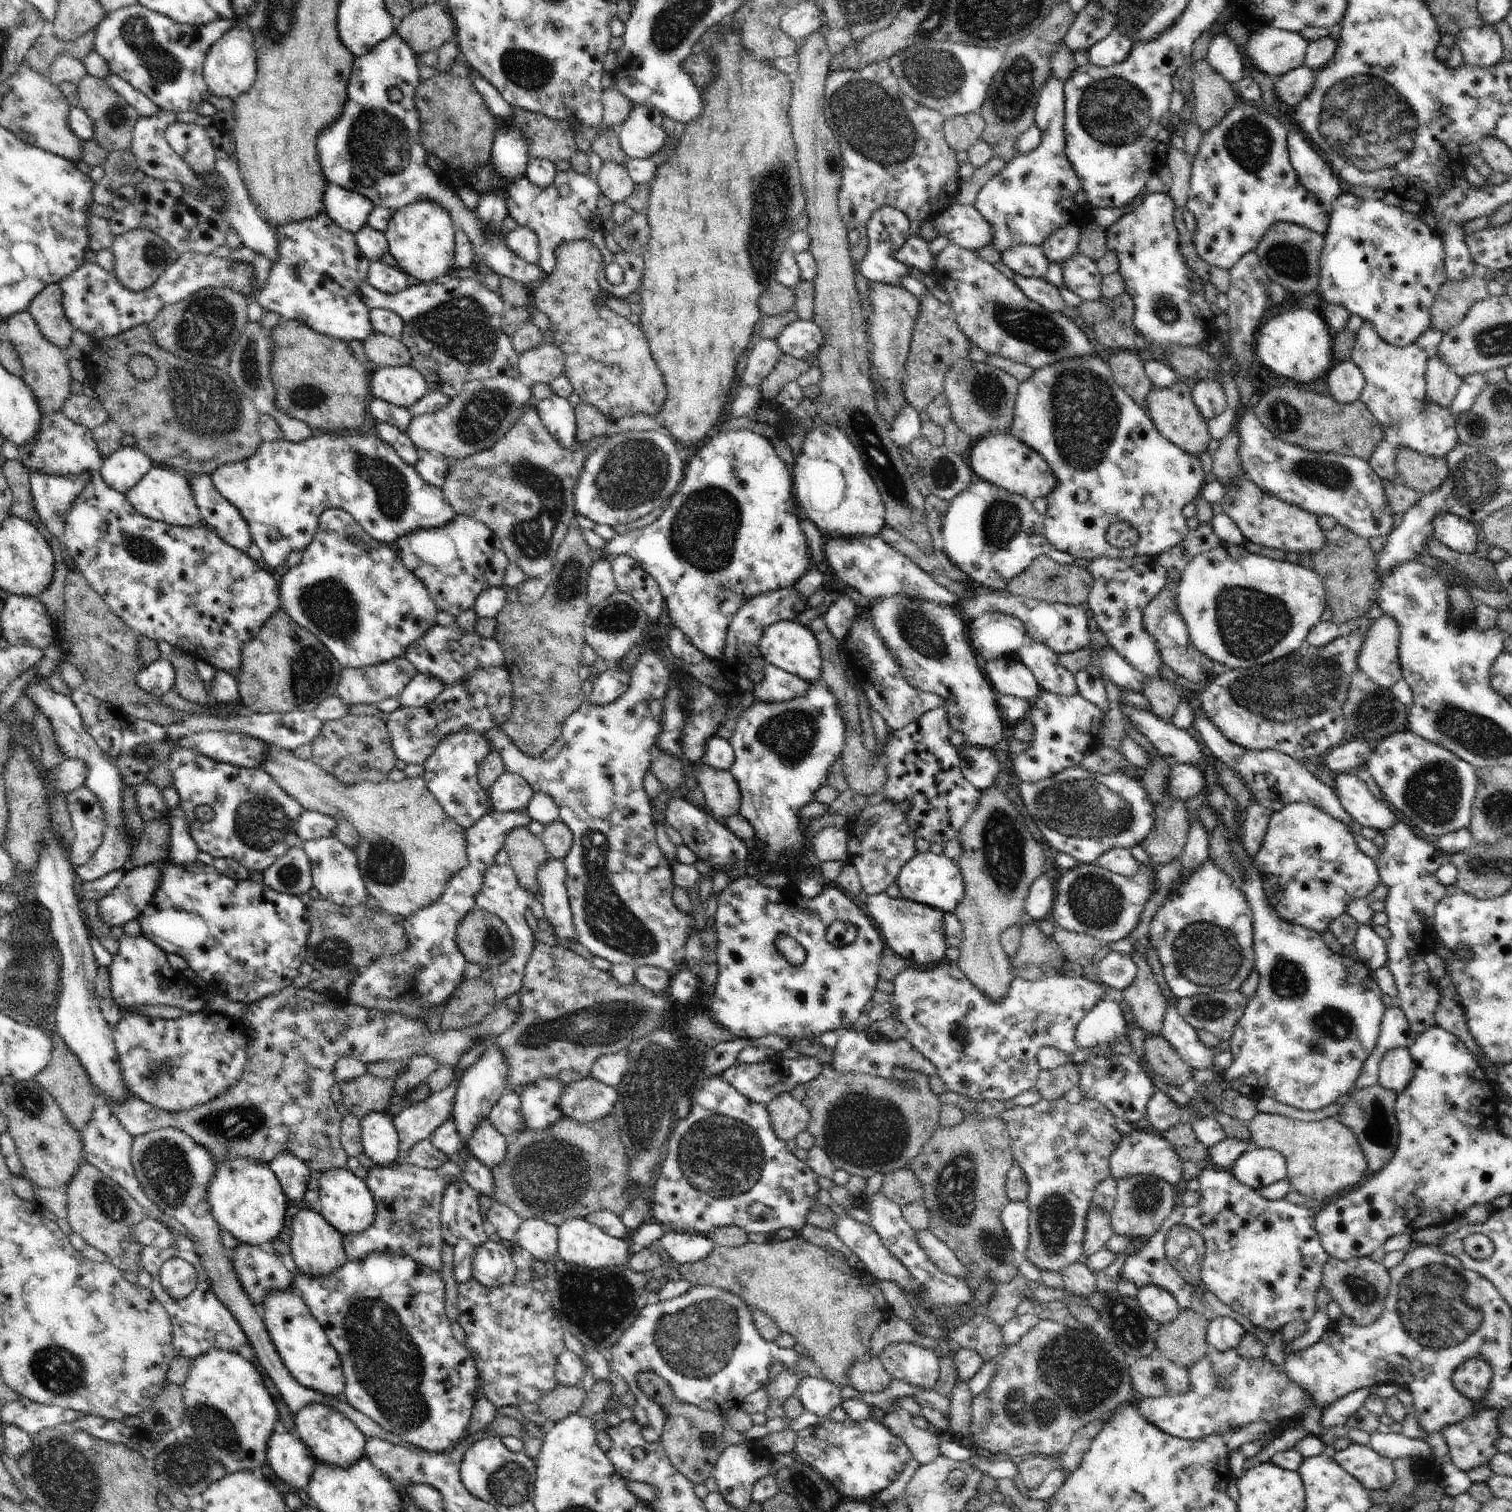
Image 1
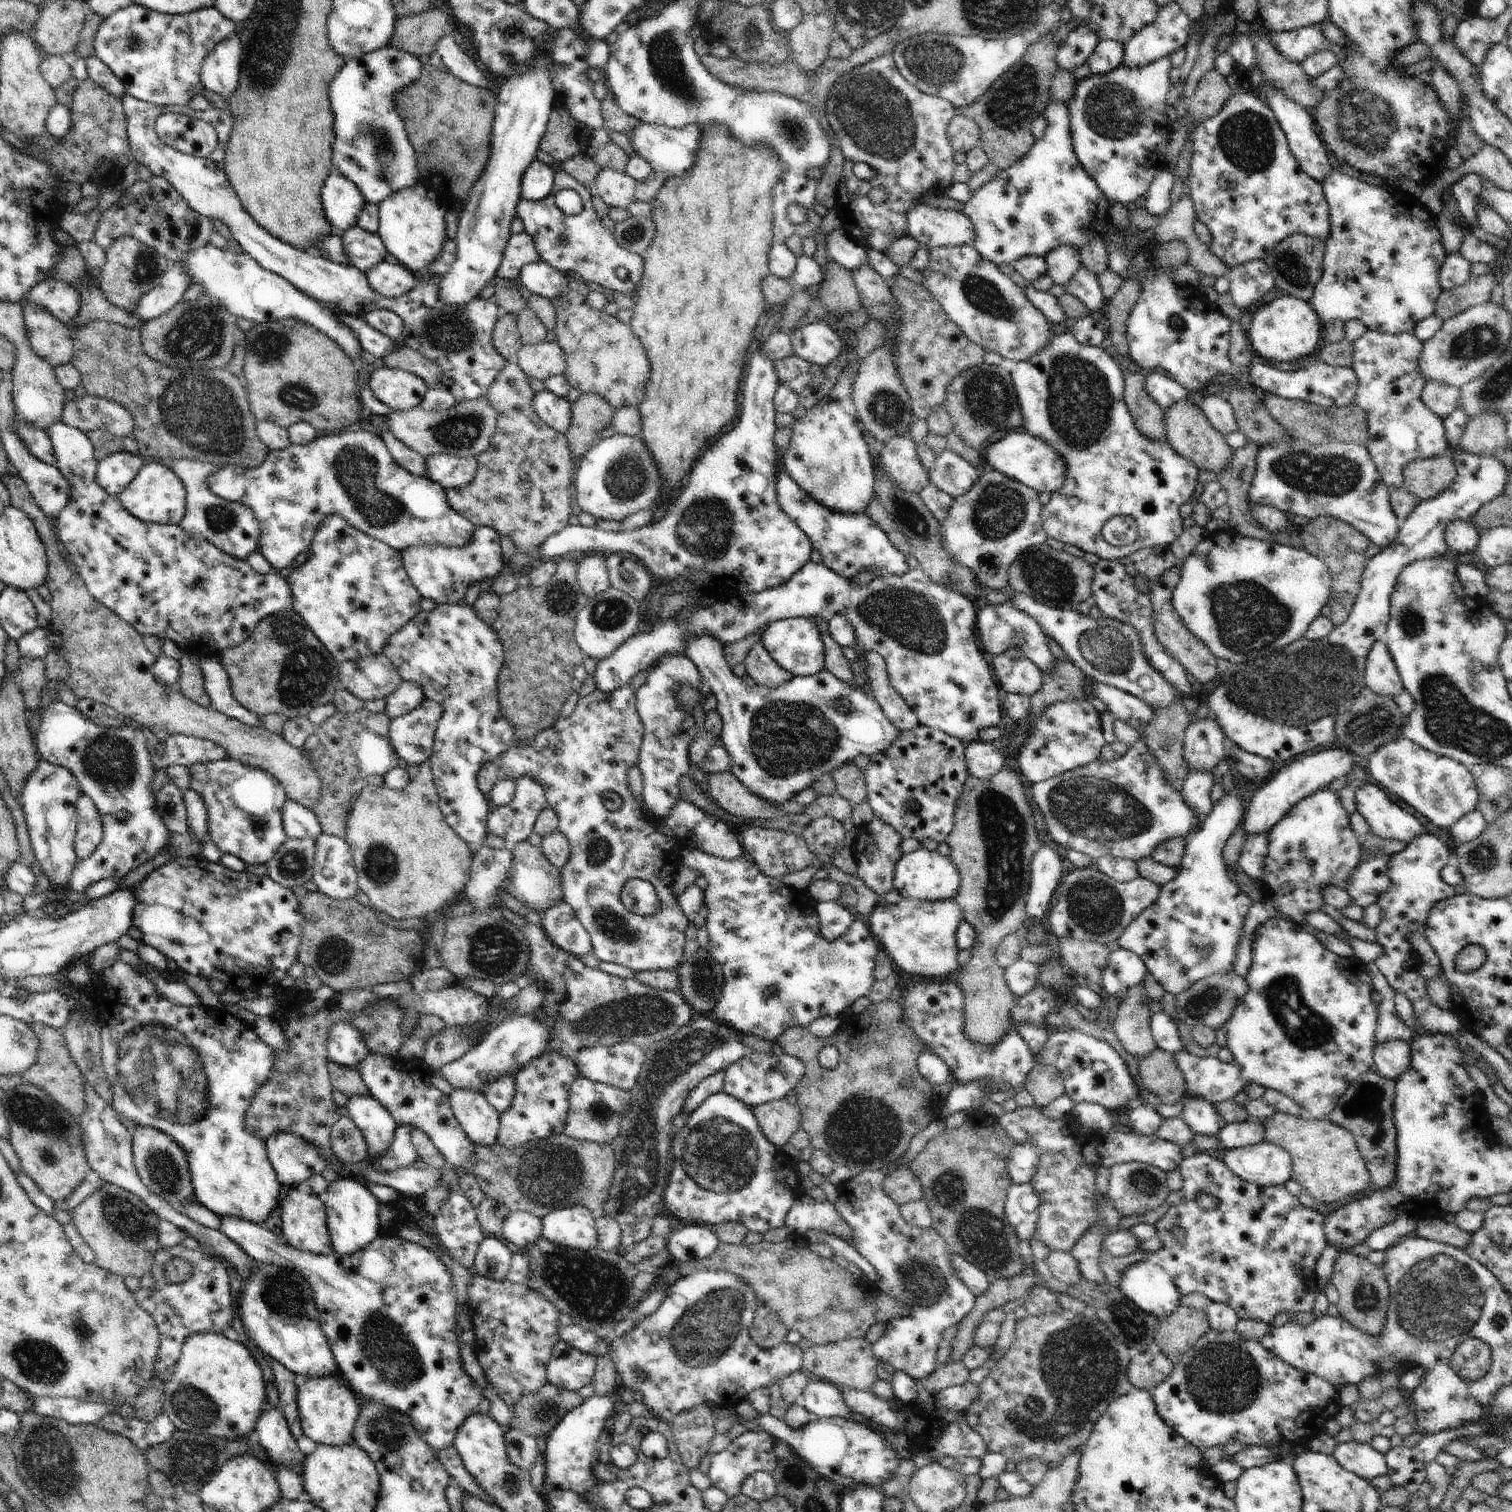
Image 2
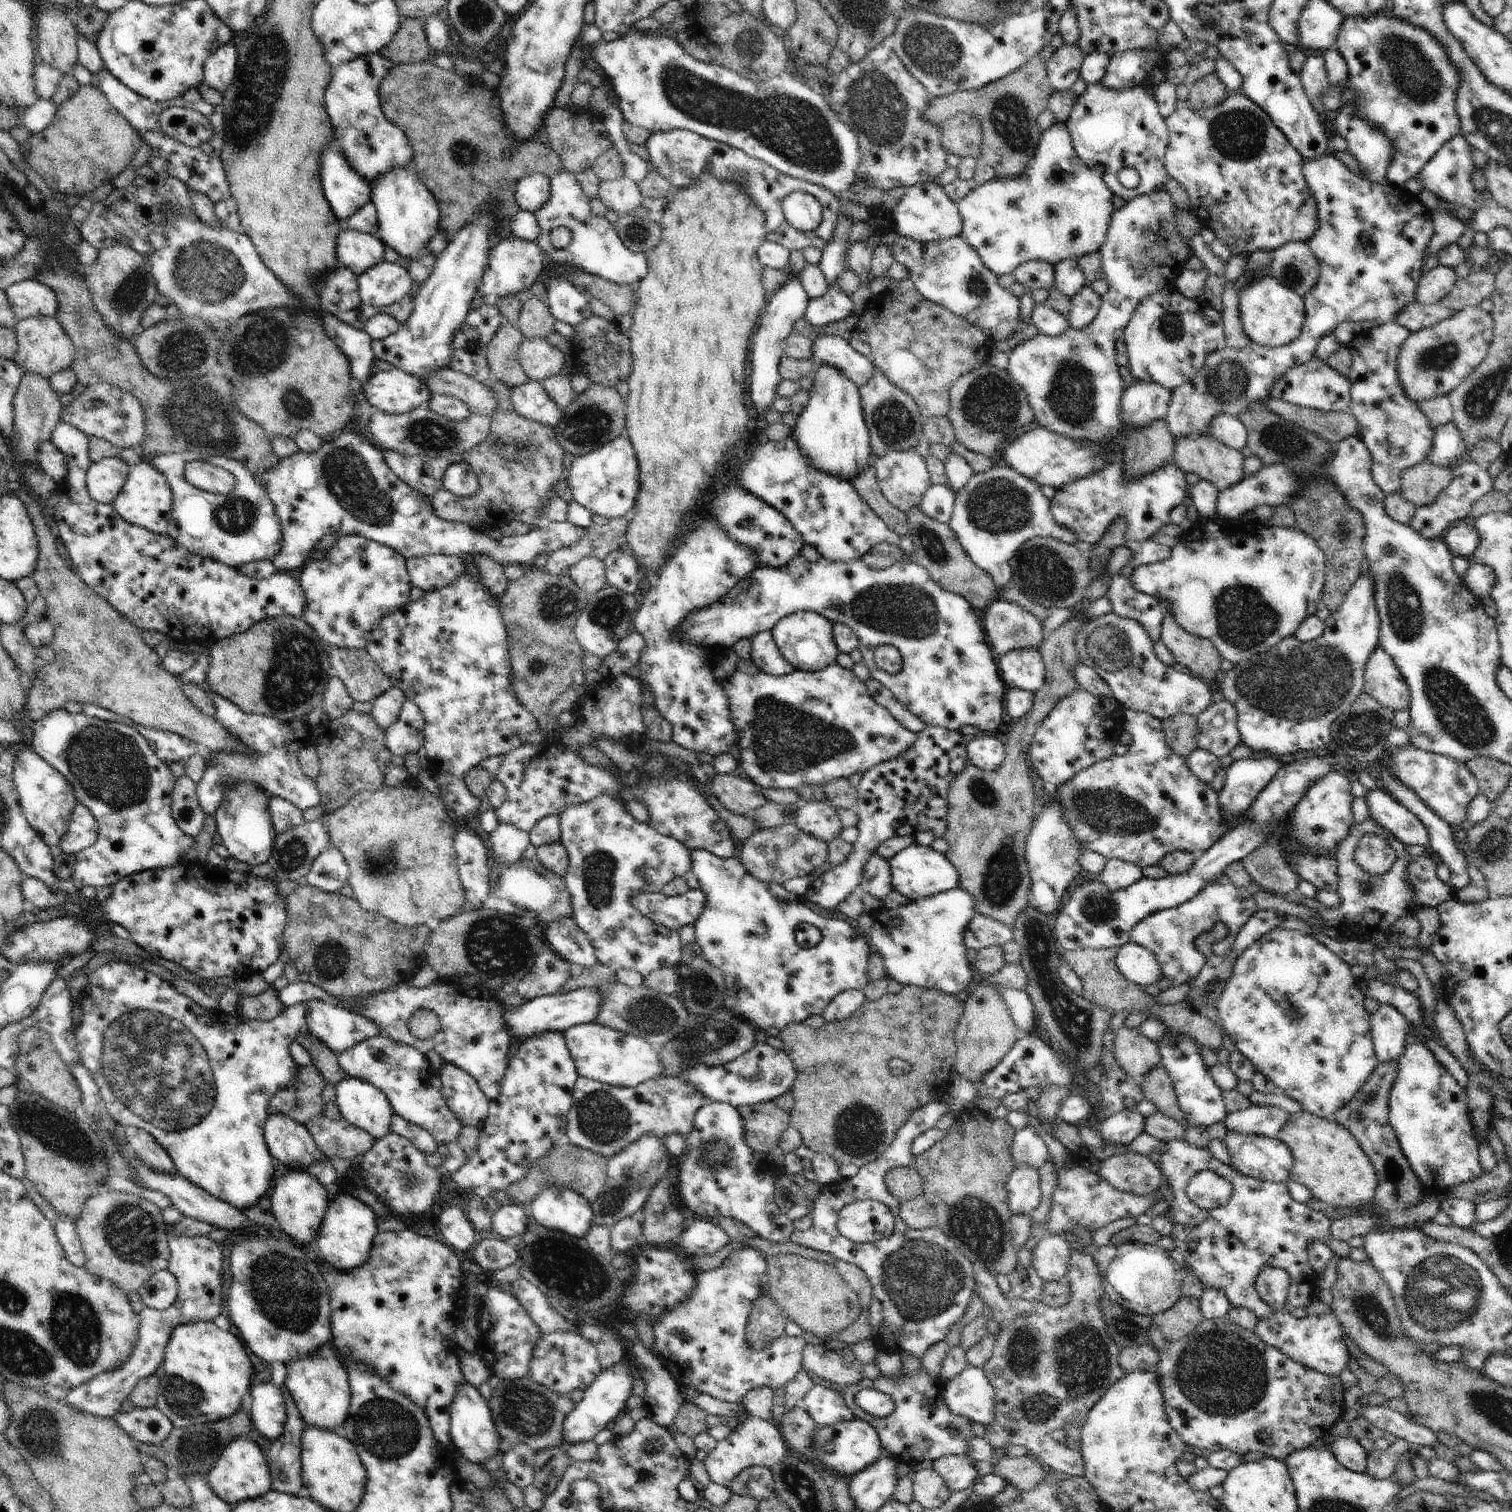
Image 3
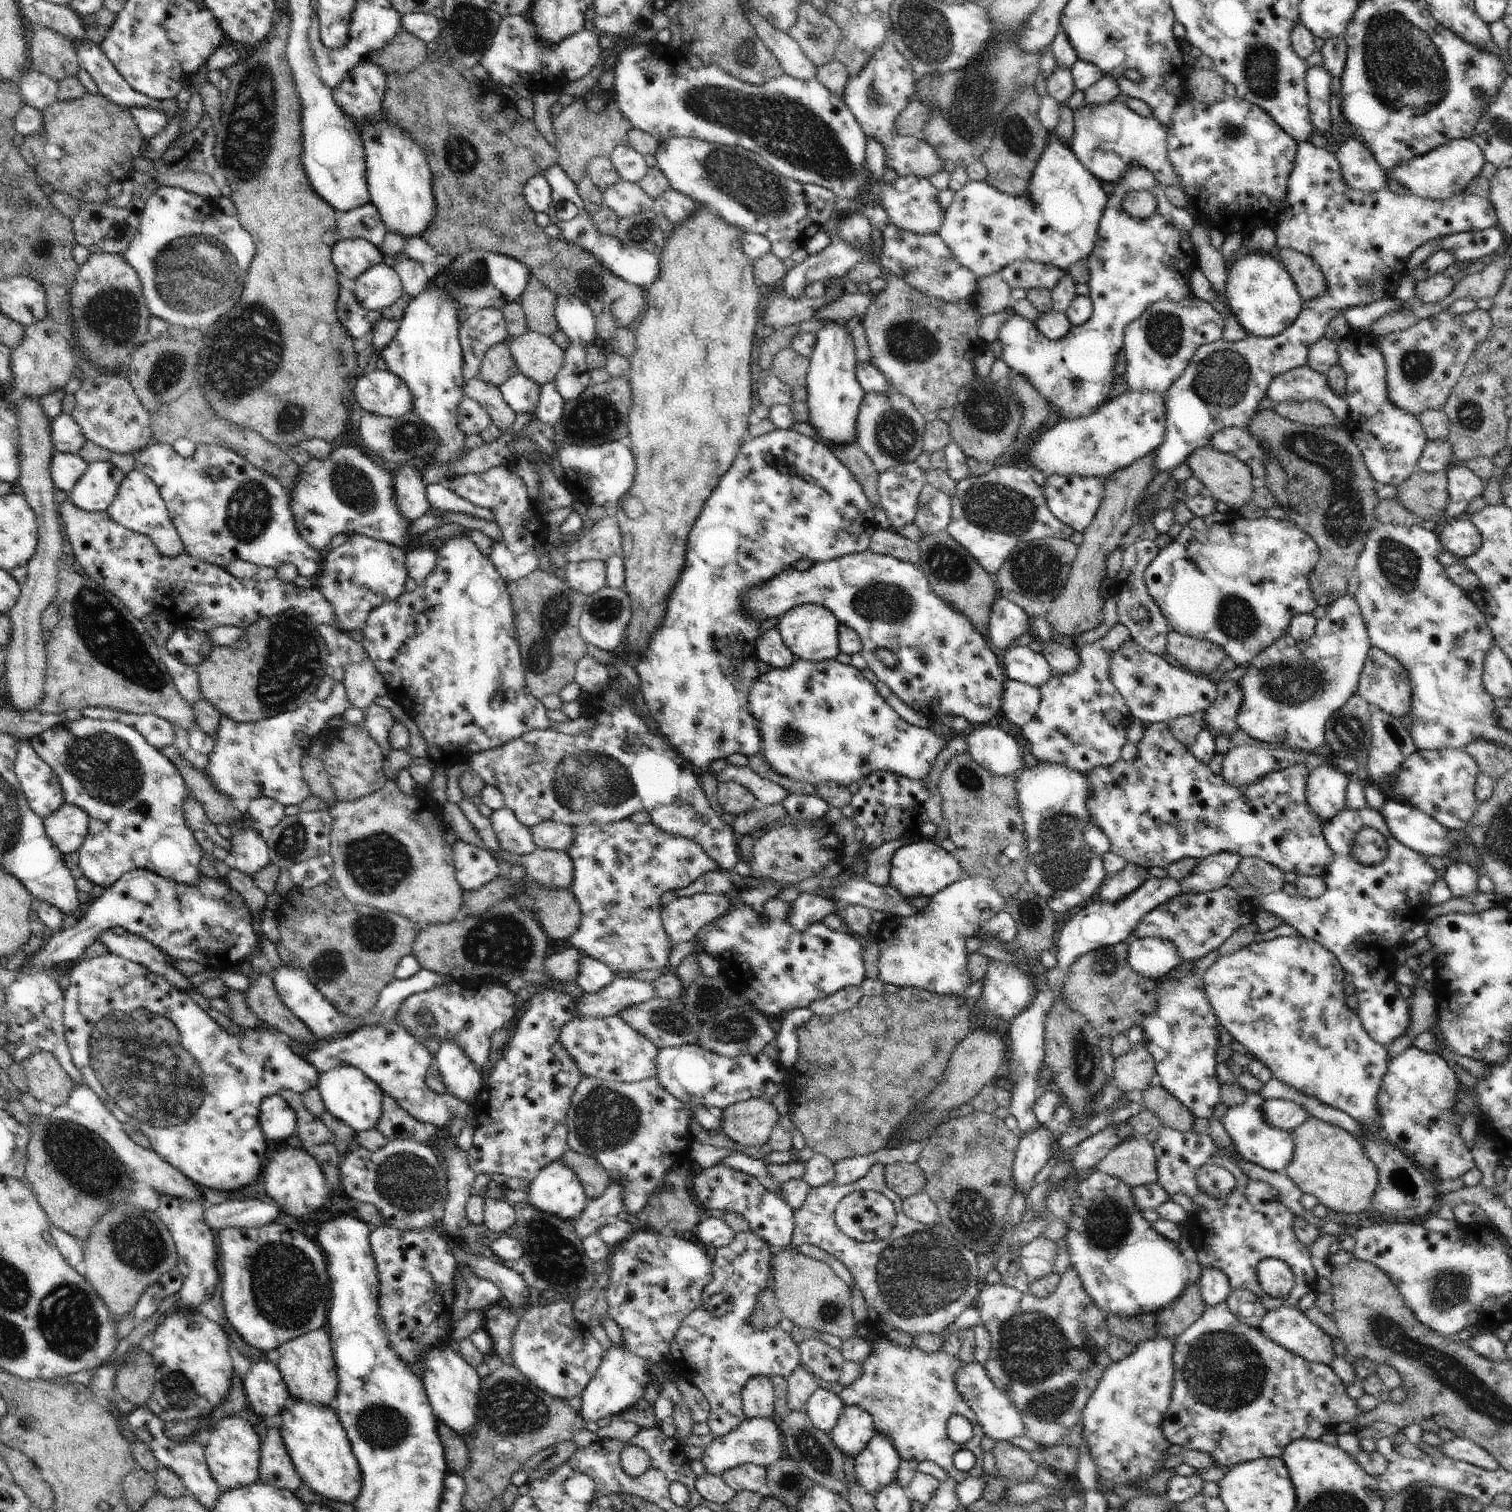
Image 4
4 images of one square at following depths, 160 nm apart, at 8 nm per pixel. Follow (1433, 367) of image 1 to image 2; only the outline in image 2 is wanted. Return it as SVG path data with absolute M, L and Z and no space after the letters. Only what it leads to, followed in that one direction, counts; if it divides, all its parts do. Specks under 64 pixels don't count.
M1428 381L1423 388L1421 399L1434 414L1442 420L1452 414L1452 411L1460 406L1460 389L1436 381Z

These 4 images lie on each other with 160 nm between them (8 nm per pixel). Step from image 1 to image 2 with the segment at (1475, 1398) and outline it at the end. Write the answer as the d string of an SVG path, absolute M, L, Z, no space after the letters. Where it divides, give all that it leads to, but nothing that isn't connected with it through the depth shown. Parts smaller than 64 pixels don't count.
M1468 1339L1456 1348L1450 1366L1466 1382L1483 1379L1491 1369L1491 1348L1480 1339Z

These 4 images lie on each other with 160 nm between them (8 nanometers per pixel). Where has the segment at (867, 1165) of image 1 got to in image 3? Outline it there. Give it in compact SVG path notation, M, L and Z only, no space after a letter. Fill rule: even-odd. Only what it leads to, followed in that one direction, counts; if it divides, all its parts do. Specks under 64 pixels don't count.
M904 985L898 994L886 993L875 1001L866 999L854 1014L844 1020L828 1022L819 1029L804 1023L792 1023L775 1032L784 1042L783 1050L797 1070L790 1127L801 1132L803 1144L814 1153L826 1152L839 1165L853 1164L861 1169L877 1161L915 1110L942 1100L949 1092L947 1076L955 1061L955 1028L962 1011L963 1002L956 996L936 989ZM894 1058L906 1060L912 1065L912 1070L908 1074L892 1074L888 1064Z

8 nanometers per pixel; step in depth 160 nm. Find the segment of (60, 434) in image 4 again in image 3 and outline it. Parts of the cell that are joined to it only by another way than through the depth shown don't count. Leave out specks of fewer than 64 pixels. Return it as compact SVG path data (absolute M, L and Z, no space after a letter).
M61 420L52 431L51 442L62 452L67 462L68 475L65 476L64 486L59 492L60 500L53 513L53 522L65 544L65 553L81 579L141 632L161 632L174 643L195 641L209 649L217 640L242 634L262 619L303 615L306 608L305 594L298 586L298 581L284 571L277 570L265 579L242 574L237 572L237 568L190 552L167 533L155 533L149 528L129 523L114 510L112 503L94 500L86 484L87 472L92 464L89 436L78 427Z

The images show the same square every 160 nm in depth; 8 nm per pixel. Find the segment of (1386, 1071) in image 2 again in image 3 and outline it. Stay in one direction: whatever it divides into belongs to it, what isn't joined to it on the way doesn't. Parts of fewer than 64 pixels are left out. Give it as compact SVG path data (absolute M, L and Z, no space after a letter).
M1389 1004L1371 1014L1373 1049L1379 1064L1398 1061L1410 1041L1410 1022Z

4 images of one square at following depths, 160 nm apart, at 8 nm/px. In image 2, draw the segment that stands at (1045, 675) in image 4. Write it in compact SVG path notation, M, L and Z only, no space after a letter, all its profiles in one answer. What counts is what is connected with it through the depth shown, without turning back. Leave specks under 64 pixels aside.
M1002 654L993 658L991 668L1003 694L1031 697L1042 686L1044 674L1030 659L1011 659Z

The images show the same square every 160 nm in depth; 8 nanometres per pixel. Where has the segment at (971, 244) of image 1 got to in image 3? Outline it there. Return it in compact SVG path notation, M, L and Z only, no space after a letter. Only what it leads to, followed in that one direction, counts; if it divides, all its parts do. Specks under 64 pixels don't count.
M916 183L908 187L900 203L891 209L893 230L902 237L908 237L923 243L943 241L958 237L962 230L962 217L957 204L952 202L943 187L936 183Z

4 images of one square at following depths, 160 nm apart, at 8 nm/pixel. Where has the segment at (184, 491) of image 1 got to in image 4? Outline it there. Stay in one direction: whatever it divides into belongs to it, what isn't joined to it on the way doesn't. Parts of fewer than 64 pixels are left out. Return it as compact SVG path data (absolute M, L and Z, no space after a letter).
M136 468L125 475L106 512L112 520L123 524L126 528L148 535L162 555L173 557L185 550L176 527L172 524L159 488L149 476Z

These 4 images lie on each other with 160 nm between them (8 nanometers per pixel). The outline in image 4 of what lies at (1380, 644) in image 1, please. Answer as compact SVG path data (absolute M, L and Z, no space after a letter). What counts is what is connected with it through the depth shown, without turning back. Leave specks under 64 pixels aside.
M1371 646L1361 672L1358 694L1386 714L1393 717L1406 716L1410 712L1413 697L1409 672L1393 656L1381 648Z

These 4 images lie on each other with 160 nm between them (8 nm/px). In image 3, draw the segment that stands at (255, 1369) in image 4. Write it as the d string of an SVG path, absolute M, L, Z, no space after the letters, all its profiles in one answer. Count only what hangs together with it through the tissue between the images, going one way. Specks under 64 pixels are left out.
M272 1382L253 1384L250 1397L253 1428L271 1442L278 1440L287 1421L287 1410L281 1390Z

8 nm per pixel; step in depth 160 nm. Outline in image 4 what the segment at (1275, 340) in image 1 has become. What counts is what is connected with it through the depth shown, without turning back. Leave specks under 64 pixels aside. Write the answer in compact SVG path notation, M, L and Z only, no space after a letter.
M1254 253L1236 262L1228 272L1226 300L1232 313L1255 337L1278 336L1298 318L1303 298L1276 255Z

